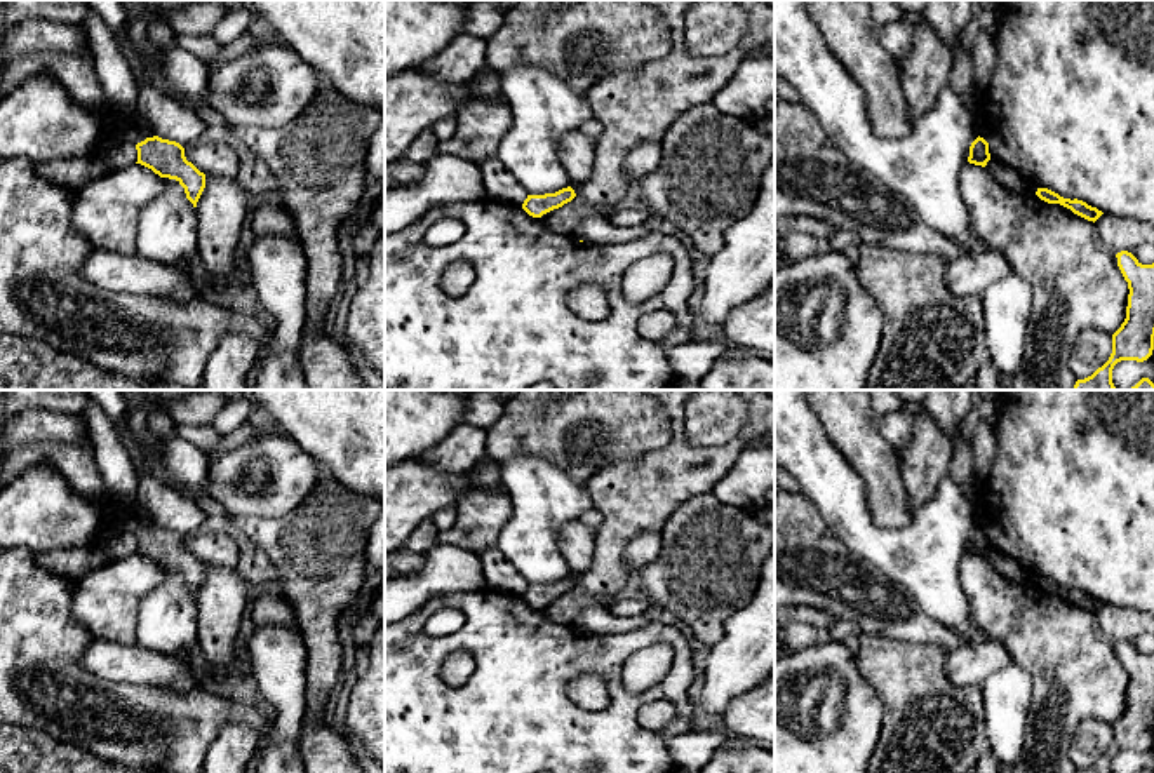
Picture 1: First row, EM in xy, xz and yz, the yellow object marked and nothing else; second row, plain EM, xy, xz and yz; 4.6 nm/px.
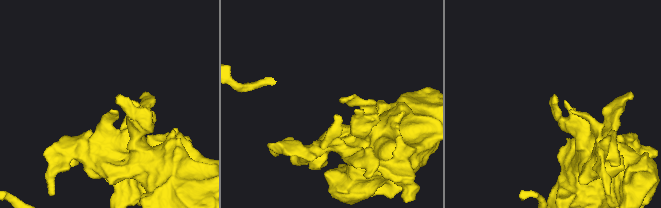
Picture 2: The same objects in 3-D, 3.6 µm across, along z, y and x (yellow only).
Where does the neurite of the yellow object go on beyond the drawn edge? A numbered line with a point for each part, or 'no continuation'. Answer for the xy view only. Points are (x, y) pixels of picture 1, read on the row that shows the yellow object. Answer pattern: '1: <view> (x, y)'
no continuation

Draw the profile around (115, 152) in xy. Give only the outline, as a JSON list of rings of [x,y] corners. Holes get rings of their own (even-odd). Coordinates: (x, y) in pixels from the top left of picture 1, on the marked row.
[[[110,132],[99,145],[96,155],[111,169],[124,169],[138,162],[136,145],[129,139]]]

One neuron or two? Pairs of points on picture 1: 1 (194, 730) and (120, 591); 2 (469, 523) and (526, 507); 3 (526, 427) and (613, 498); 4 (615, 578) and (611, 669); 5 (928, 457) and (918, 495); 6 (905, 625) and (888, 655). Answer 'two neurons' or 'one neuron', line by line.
1: two neurons
2: two neurons
3: two neurons
4: two neurons
5: one neuron
6: two neurons

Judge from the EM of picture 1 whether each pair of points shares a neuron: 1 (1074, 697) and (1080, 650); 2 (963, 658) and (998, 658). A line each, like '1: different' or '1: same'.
1: same
2: same

